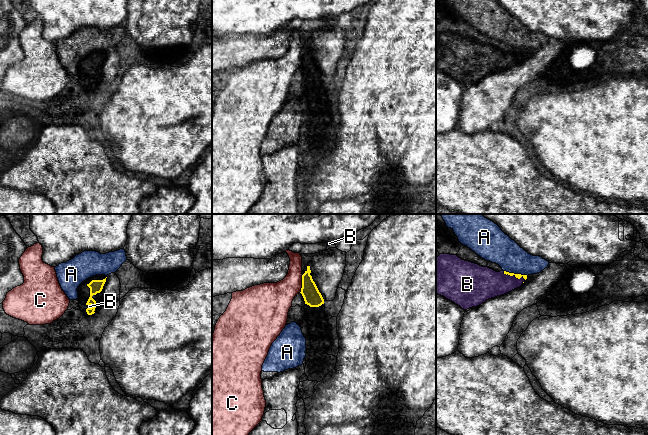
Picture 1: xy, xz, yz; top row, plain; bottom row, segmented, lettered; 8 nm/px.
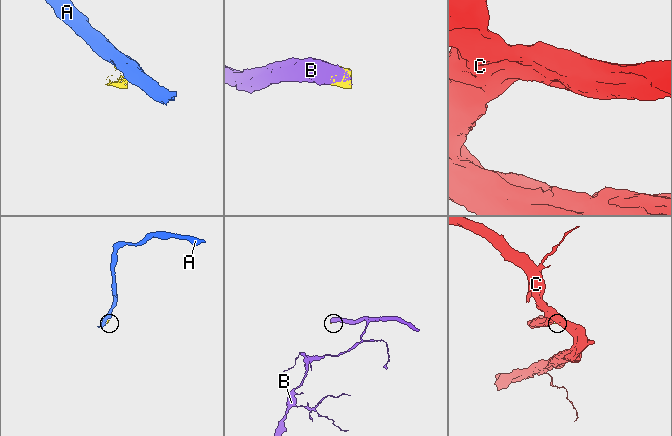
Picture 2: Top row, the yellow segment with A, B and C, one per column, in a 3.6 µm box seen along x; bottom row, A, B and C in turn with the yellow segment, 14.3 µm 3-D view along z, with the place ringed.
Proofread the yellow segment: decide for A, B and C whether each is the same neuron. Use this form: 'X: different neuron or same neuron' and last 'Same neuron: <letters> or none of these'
A: different neuron
B: same neuron
C: different neuron
Same neuron: B

